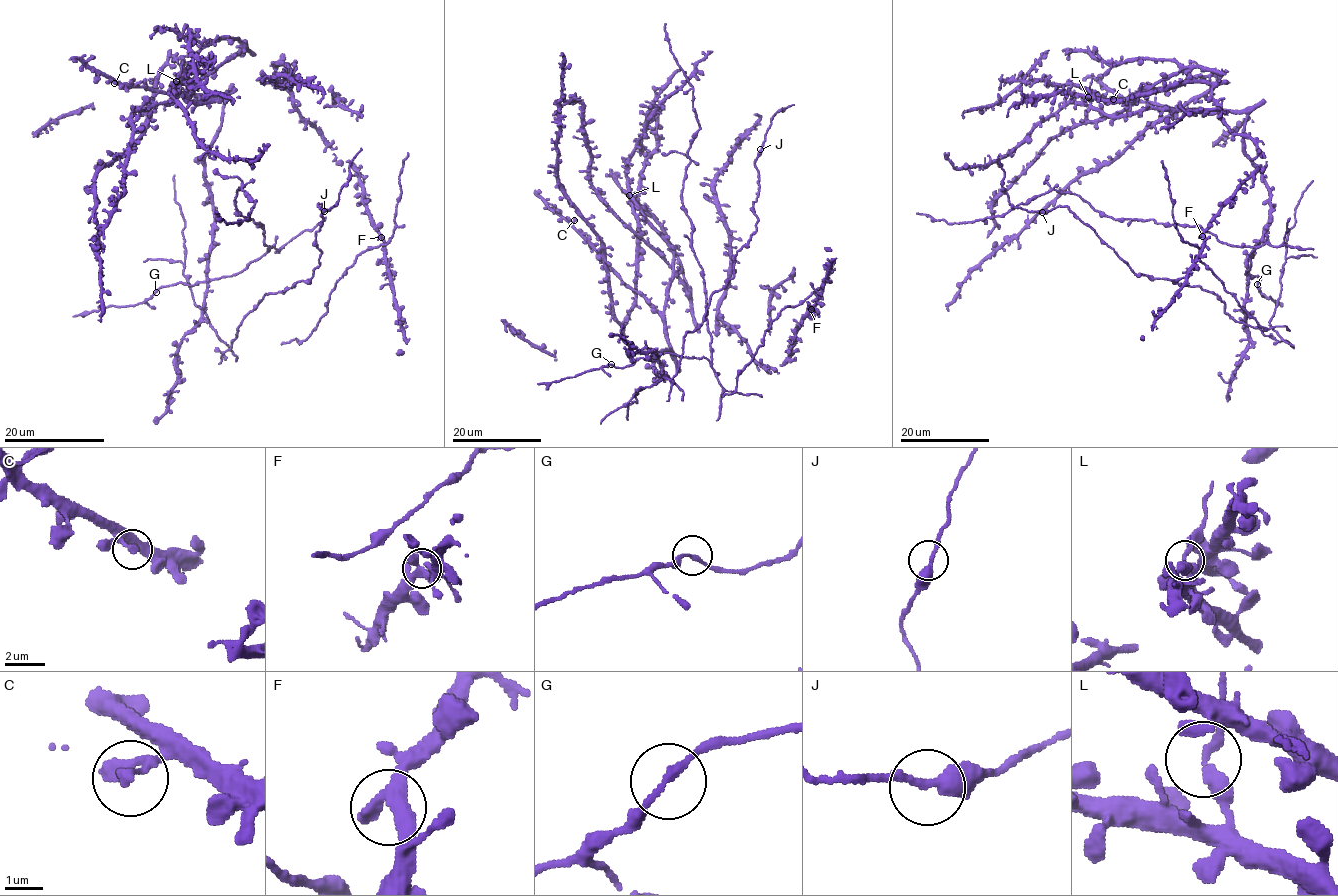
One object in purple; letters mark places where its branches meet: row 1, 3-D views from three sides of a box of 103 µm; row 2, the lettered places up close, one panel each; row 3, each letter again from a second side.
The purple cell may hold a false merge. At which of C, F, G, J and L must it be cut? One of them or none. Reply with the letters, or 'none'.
L

